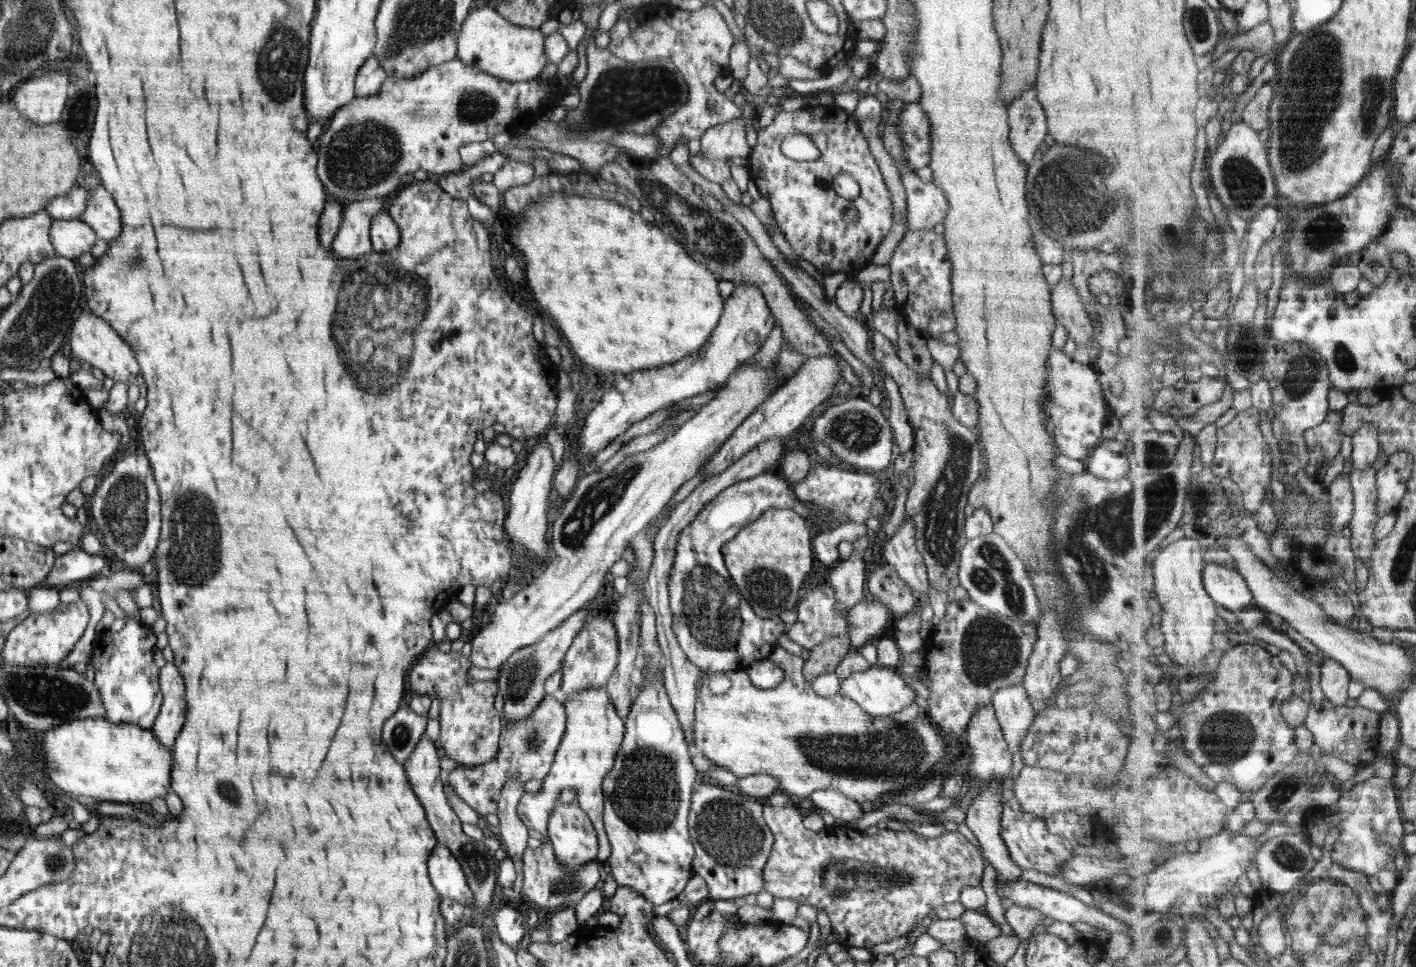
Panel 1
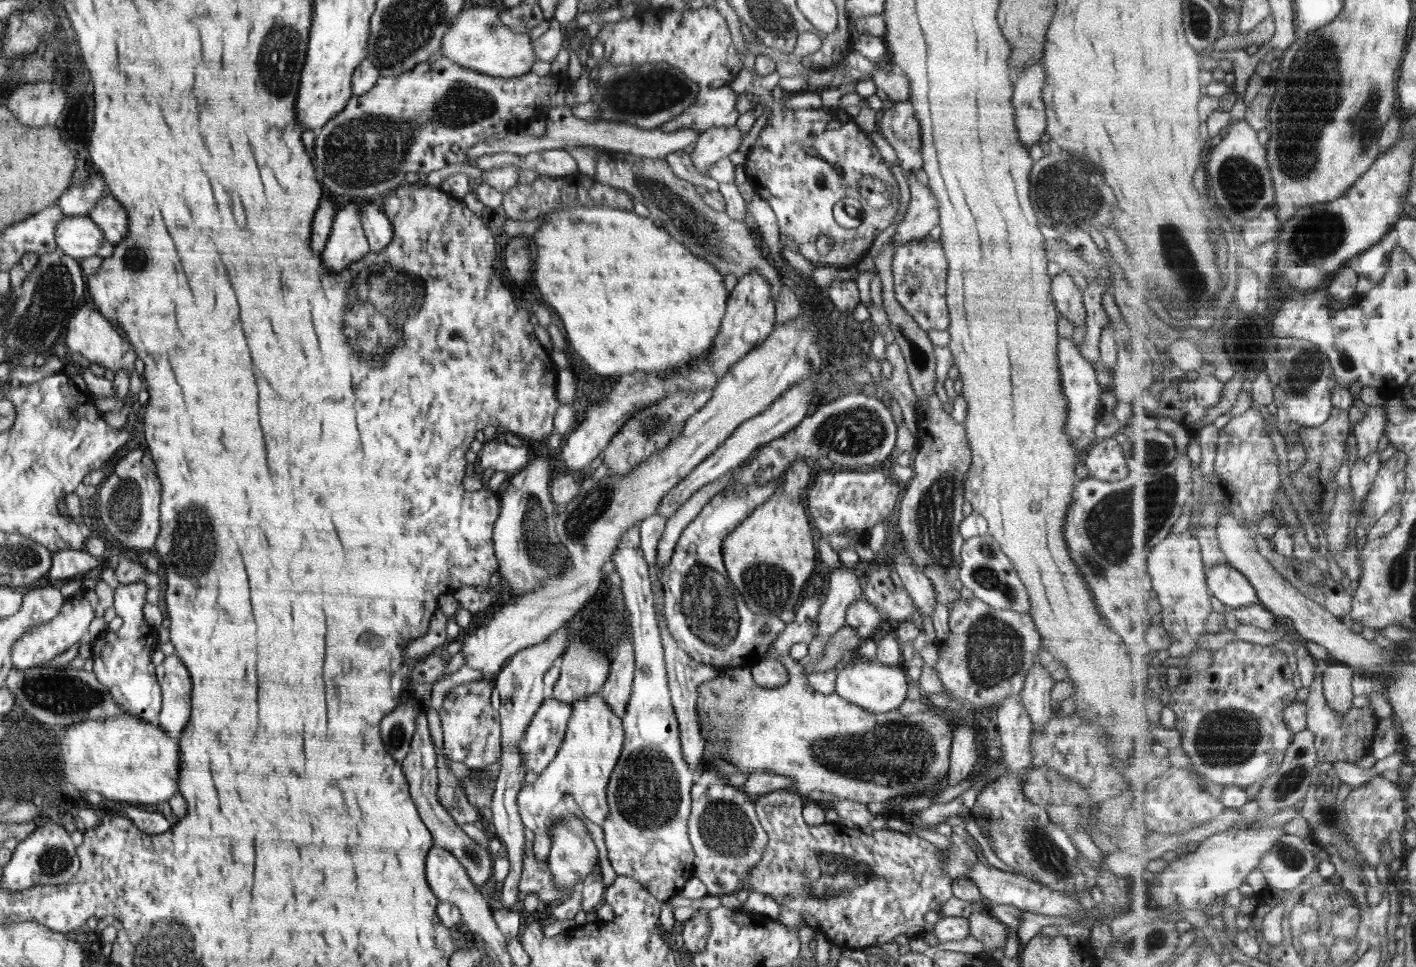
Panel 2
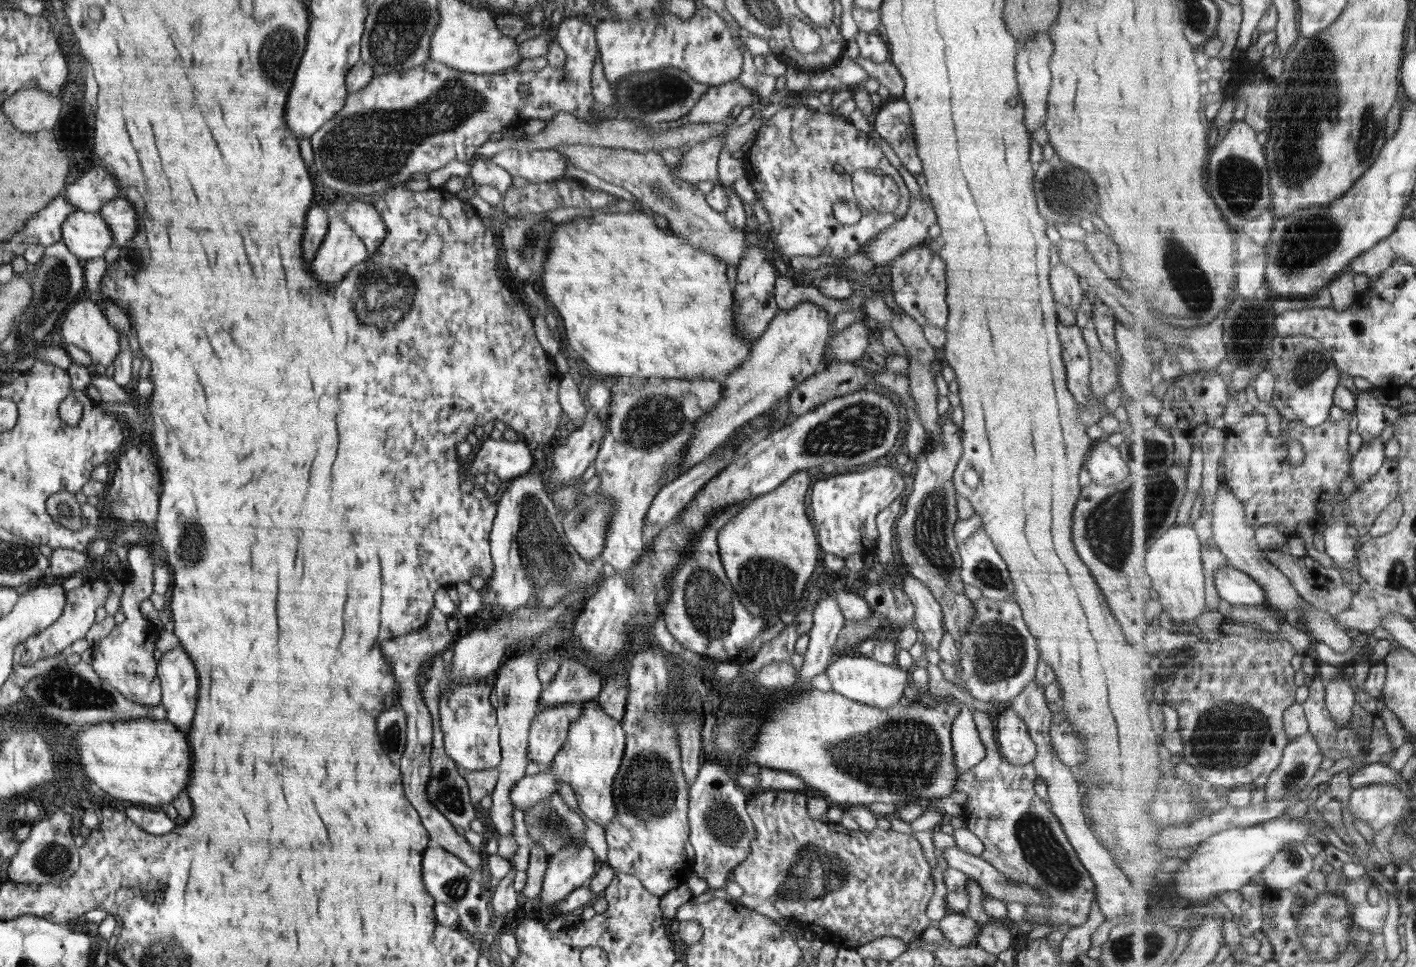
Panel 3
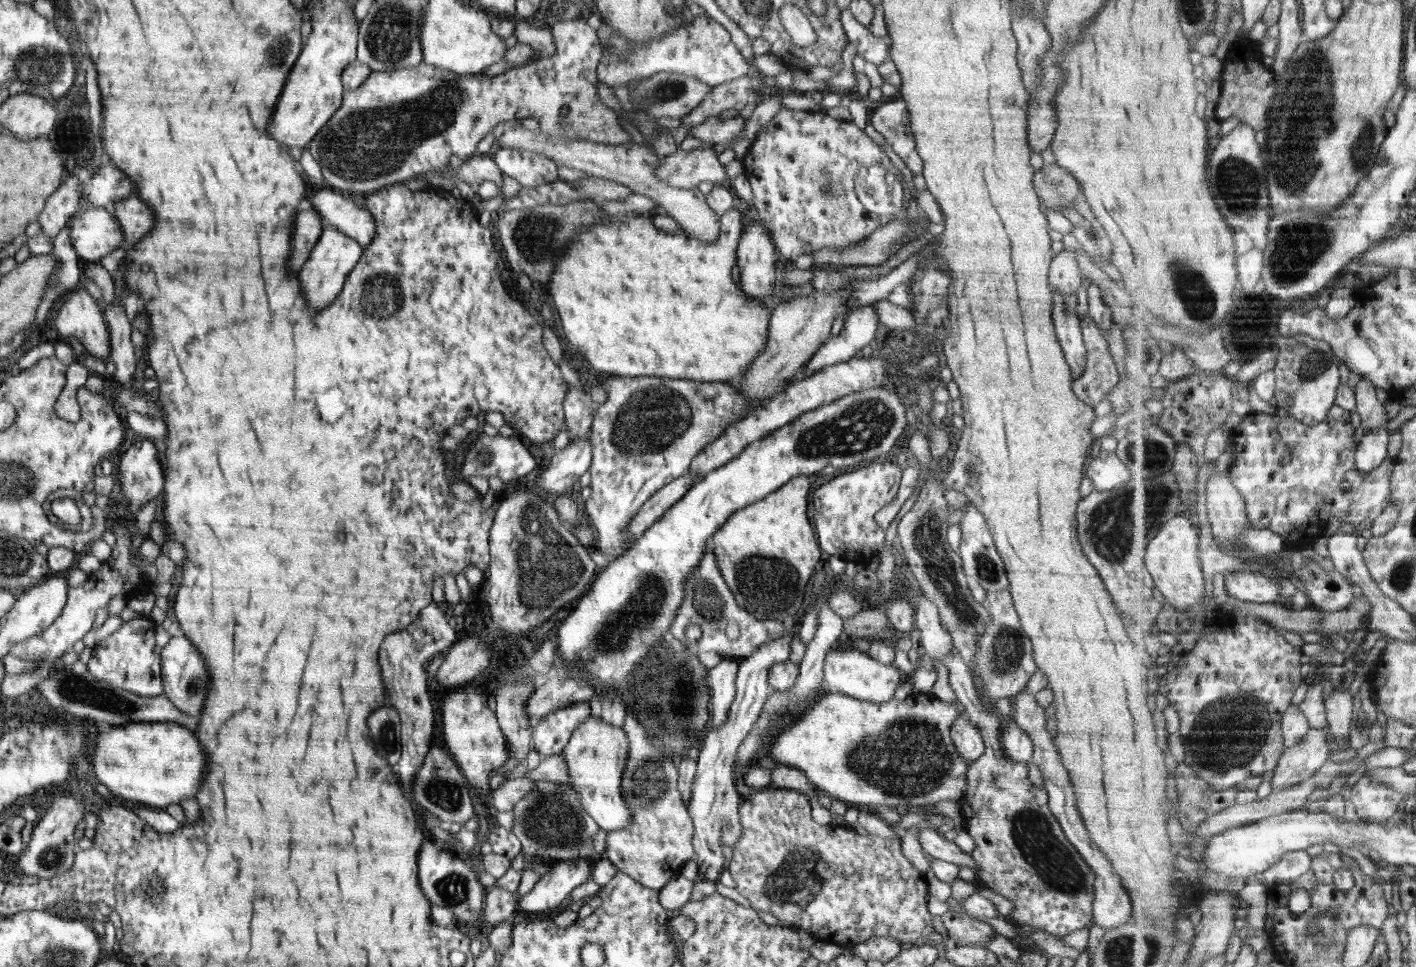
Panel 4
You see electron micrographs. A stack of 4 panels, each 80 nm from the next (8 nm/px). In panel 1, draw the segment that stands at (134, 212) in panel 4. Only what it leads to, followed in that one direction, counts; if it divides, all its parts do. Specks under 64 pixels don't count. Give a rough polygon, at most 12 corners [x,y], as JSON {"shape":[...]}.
{"shape":[[100,186],[79,218],[102,240],[122,230],[112,195]]}

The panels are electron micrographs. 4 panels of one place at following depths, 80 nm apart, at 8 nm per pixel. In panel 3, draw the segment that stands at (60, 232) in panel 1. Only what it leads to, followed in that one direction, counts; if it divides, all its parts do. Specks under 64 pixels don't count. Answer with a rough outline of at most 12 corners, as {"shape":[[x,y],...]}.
{"shape":[[75,210],[62,239],[74,256],[104,256],[115,237],[98,212]]}

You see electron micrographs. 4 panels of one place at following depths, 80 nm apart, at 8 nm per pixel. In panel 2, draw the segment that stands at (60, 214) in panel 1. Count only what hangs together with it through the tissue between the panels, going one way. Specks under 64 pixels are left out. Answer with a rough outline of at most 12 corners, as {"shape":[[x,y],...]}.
{"shape":[[92,176],[57,200],[62,213],[91,212],[109,192],[105,178]]}

